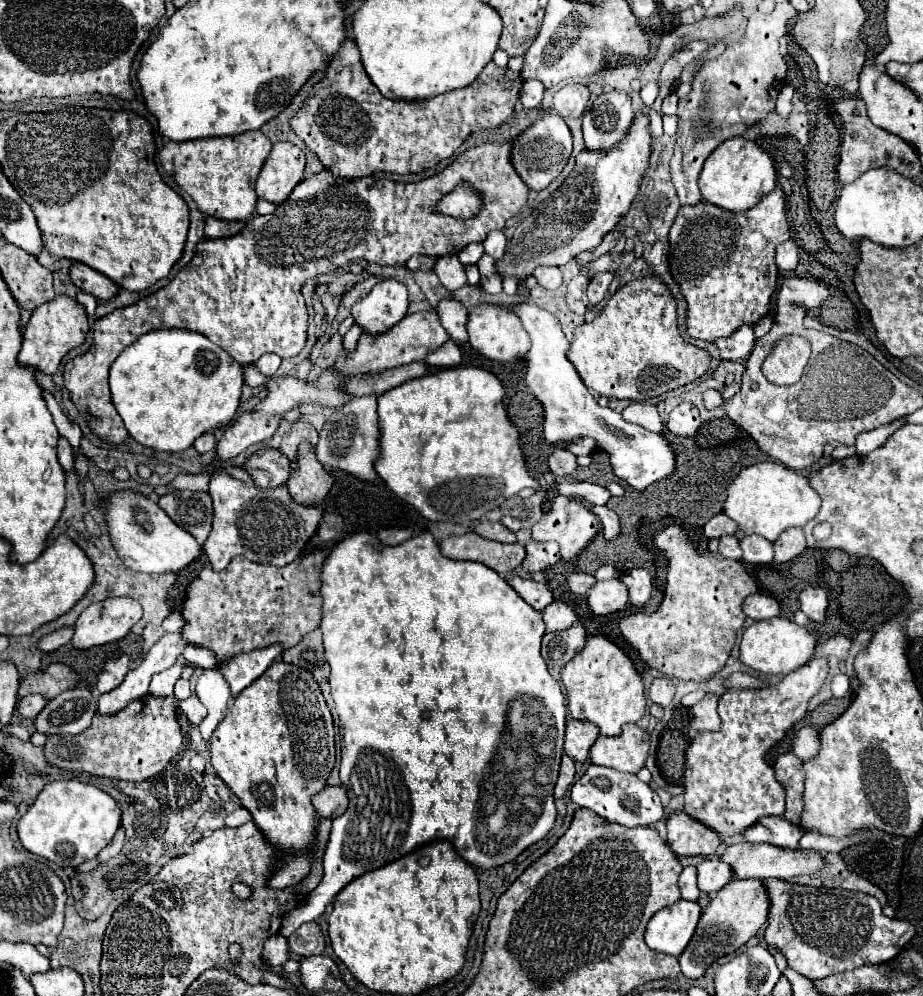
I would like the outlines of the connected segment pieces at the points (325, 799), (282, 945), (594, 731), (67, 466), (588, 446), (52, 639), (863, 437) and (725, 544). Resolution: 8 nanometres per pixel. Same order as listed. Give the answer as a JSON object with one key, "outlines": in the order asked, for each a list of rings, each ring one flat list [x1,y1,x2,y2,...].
{"outlines":[[[326,786,322,788,314,798,312,804,322,818,338,818,342,812,346,812,348,796,344,786]],[[282,934,270,936,264,944,264,962,270,966,282,966,288,960,288,944]],[[568,720,566,722,566,740,564,740,564,752,576,760,586,762,590,746,596,742,600,730,592,722,582,720]],[[60,436,56,450,58,450,58,460,60,460,60,464,64,466,64,470,72,470,72,468,74,468,74,456,72,456,72,446,70,446,70,442]],[[580,438,576,442,566,444,566,450,570,450,572,454,578,456,578,454,590,454,594,450,594,446,596,446,596,442,592,438]],[[60,628,60,630,54,630,50,634,40,636,36,648,40,652,52,652,52,650,58,650,60,646,68,644,72,640,72,636,74,636,74,628]],[[898,418,894,420,892,424,886,424,886,426,880,426,880,428,874,428,874,430,868,430,868,432,862,432,858,438,856,438,856,454,864,456,880,446,886,444,886,440,896,432,900,430,902,426,906,424,906,418]],[[722,536,720,538,720,552,722,552,722,556,732,558,732,560,742,558,742,550,740,550,740,544,738,544,736,536]]]}

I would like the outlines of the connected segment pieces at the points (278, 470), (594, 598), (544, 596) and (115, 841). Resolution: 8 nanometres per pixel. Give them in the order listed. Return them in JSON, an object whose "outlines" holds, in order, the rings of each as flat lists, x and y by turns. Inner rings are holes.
{"outlines":[[[262,448,262,450,258,450,254,456,246,458,246,462,244,462,242,468,250,474,250,478,254,480,254,484,258,488,262,488,262,490,286,484,286,480,290,476,290,460,280,450,276,450,276,448]],[[602,580,588,590,588,606,598,616,624,610,626,604,628,590,620,580]],[[512,576,508,580,508,584,530,604,534,606,538,612,542,612,542,608,546,608,548,604,552,604,552,592,548,590,546,584,540,584,540,582,534,582,530,578,522,580,520,576]],[[120,826,120,828,116,830,114,838,108,842,108,846,98,854,98,862,106,862,106,860,114,858,114,856,122,850,122,846,124,846,124,828]]]}

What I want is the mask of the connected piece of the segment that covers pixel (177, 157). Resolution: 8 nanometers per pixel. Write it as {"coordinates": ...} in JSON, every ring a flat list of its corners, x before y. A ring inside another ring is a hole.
{"coordinates":[[246,132,224,138,198,138,186,142,168,142,160,152,160,162,174,168,174,180,198,204,200,212,220,220,248,220,256,212,254,182,270,154,270,140,260,132]]}

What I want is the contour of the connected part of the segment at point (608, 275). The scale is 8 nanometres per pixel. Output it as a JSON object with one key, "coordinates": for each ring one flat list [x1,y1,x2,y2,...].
{"coordinates":[[600,272,600,274,596,274,596,276,590,280,588,290,586,290,586,296,588,296,588,300,590,300,590,306,596,306,596,304,600,304,600,302,604,300,612,278,614,278,612,272]]}

